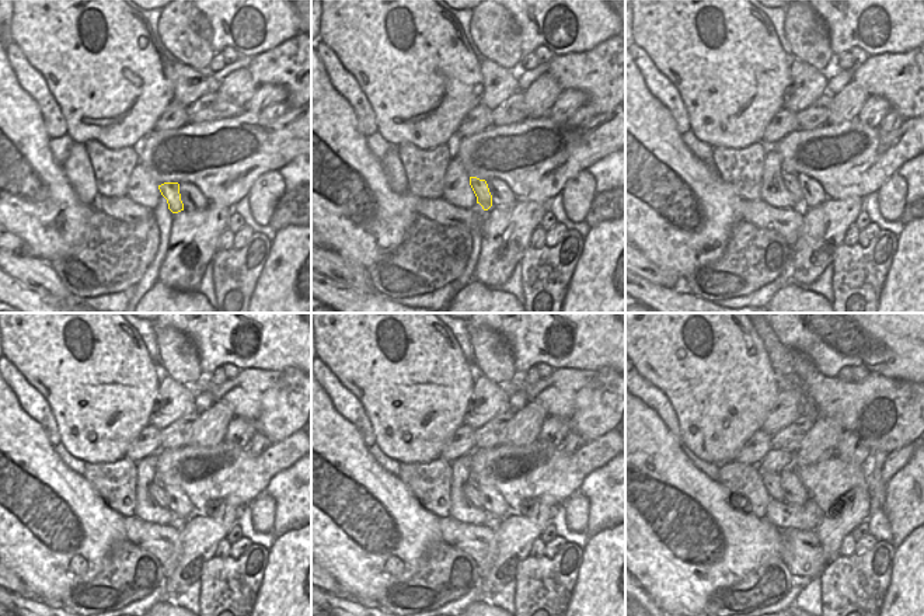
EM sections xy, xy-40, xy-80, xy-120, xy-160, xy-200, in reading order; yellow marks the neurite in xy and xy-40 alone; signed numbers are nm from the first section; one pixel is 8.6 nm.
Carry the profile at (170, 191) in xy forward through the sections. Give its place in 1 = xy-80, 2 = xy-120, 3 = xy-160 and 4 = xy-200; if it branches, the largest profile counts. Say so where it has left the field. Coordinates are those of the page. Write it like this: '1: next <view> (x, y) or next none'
1: next xy-80 (790, 180)
2: next xy-120 (156, 491)
3: next xy-160 (470, 491)
4: next xy-200 (770, 479)

